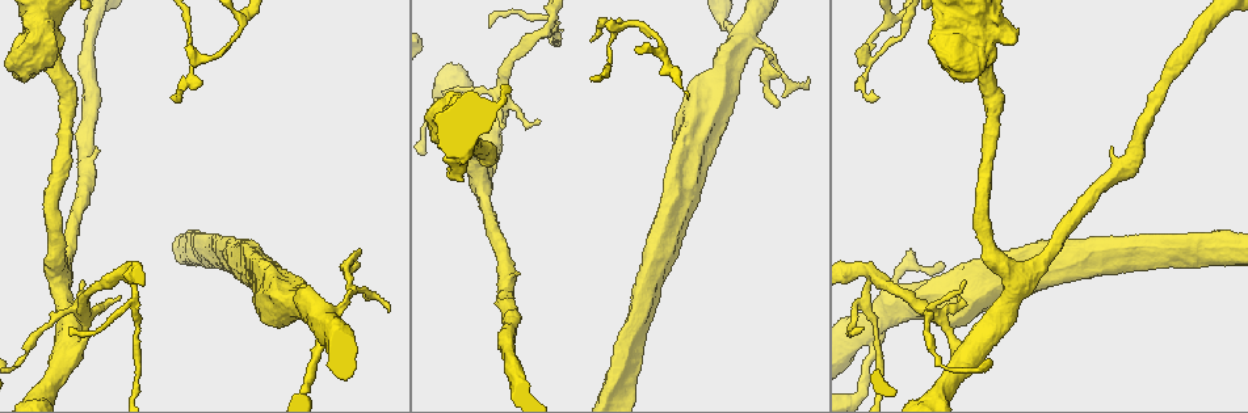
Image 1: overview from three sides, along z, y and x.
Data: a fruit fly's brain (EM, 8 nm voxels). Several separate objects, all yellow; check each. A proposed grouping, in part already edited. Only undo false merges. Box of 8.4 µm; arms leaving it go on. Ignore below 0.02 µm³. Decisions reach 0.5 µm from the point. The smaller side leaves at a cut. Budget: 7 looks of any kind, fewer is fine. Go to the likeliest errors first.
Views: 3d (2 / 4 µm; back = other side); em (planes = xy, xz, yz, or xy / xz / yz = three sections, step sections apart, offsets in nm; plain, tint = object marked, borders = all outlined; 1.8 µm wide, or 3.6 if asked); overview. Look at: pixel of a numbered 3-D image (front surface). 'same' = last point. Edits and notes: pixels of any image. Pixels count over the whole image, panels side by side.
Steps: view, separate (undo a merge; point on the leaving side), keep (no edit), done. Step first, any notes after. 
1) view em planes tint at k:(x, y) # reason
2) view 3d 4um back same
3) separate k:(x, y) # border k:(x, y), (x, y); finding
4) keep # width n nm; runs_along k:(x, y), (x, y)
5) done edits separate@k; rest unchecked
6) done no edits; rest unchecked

view 3d 4um at 1:(498, 92) # arms part here

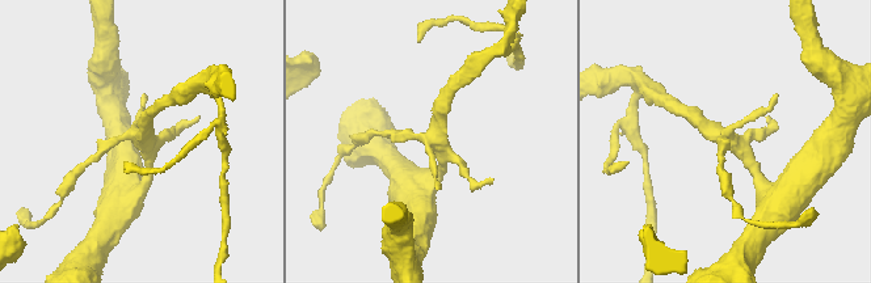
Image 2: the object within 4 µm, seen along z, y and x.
view em planes tint at 2:(437, 138) # need the tissue

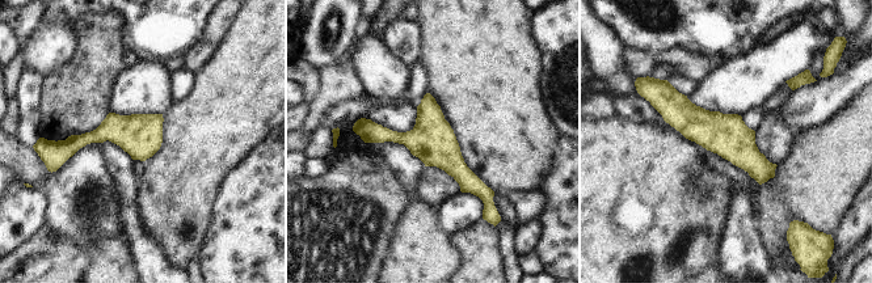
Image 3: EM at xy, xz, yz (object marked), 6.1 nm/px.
keep # width 260 nm; runs_along 3:(357, 126), (429, 140), (484, 197); continuous, no second cell

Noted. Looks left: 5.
view 3d 4um at 1:(323, 321)

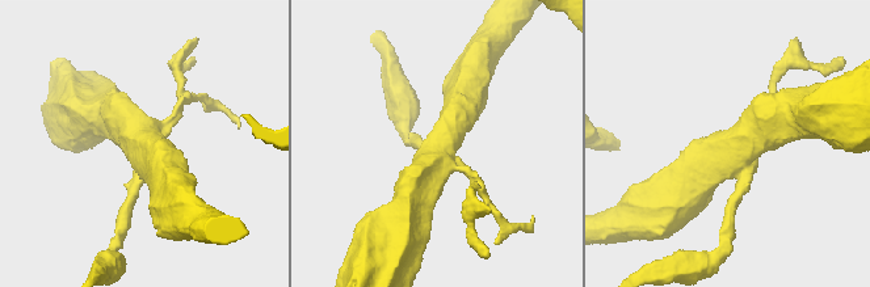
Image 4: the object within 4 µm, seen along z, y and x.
view em 3.6um planes borders at 4:(139, 148) # arms 4; shape alone is not enough

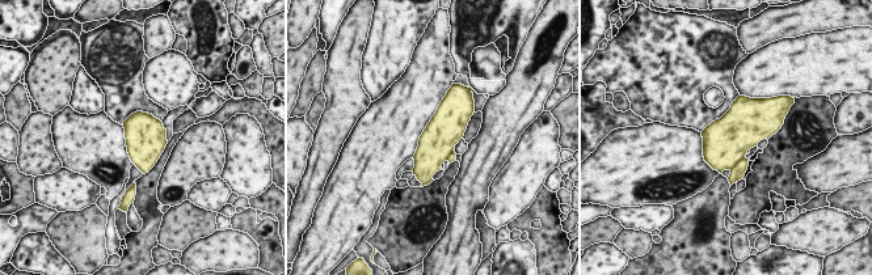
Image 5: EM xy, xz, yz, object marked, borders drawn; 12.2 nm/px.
separate 5:(737, 173) # width 440 nm; border 5:(744, 156), (729, 169); two cells meet here

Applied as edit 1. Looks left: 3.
view overview

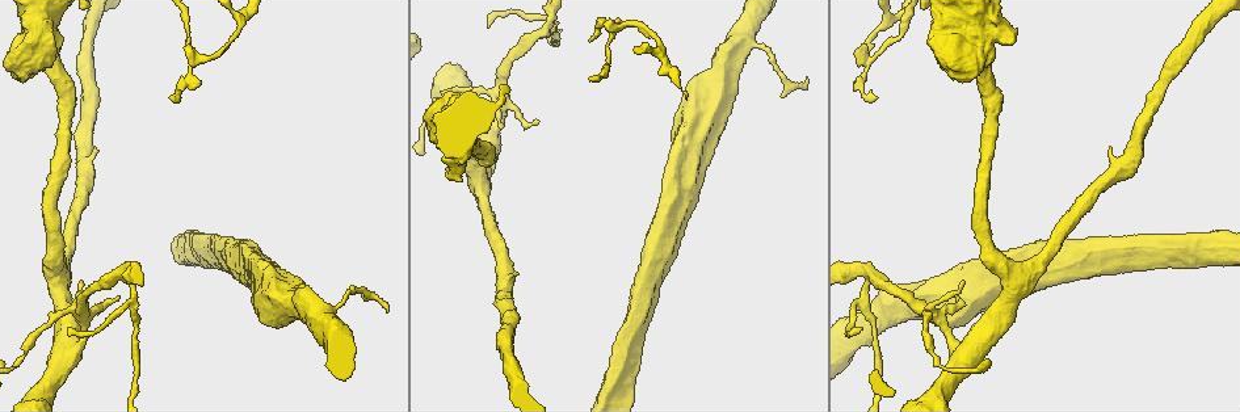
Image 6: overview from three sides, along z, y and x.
view em xy step 8 tint at 6:(866, 58) # arms part here

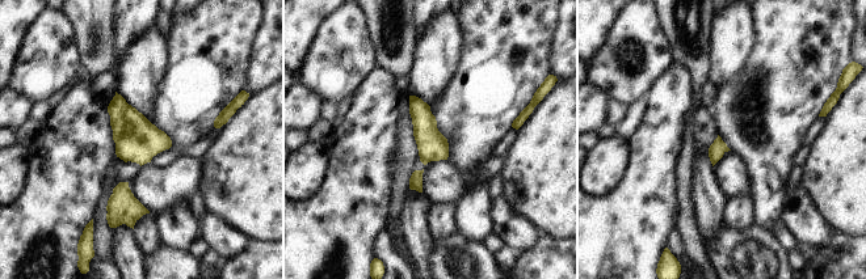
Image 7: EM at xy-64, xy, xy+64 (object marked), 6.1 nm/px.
view em planes tint same

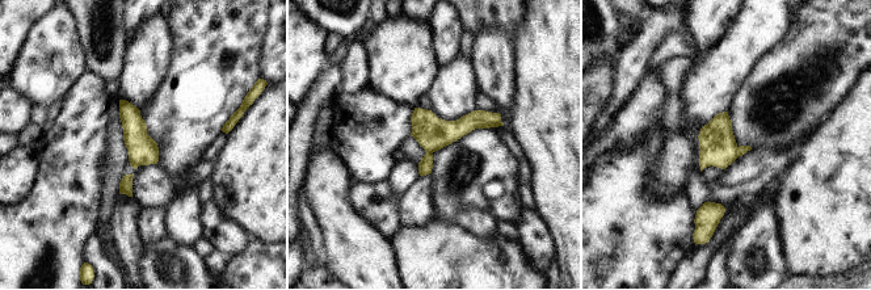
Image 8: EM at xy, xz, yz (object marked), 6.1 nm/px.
separate 8:(425, 165) # two cells meet here

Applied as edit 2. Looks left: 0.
done edits separate@5, separate@8; rest unchecked

